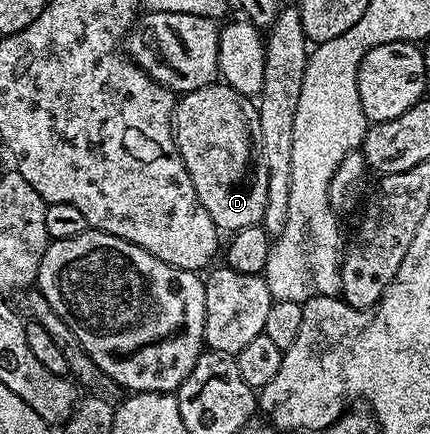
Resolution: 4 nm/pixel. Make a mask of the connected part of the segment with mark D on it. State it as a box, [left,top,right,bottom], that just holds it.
[174,83,268,231]

